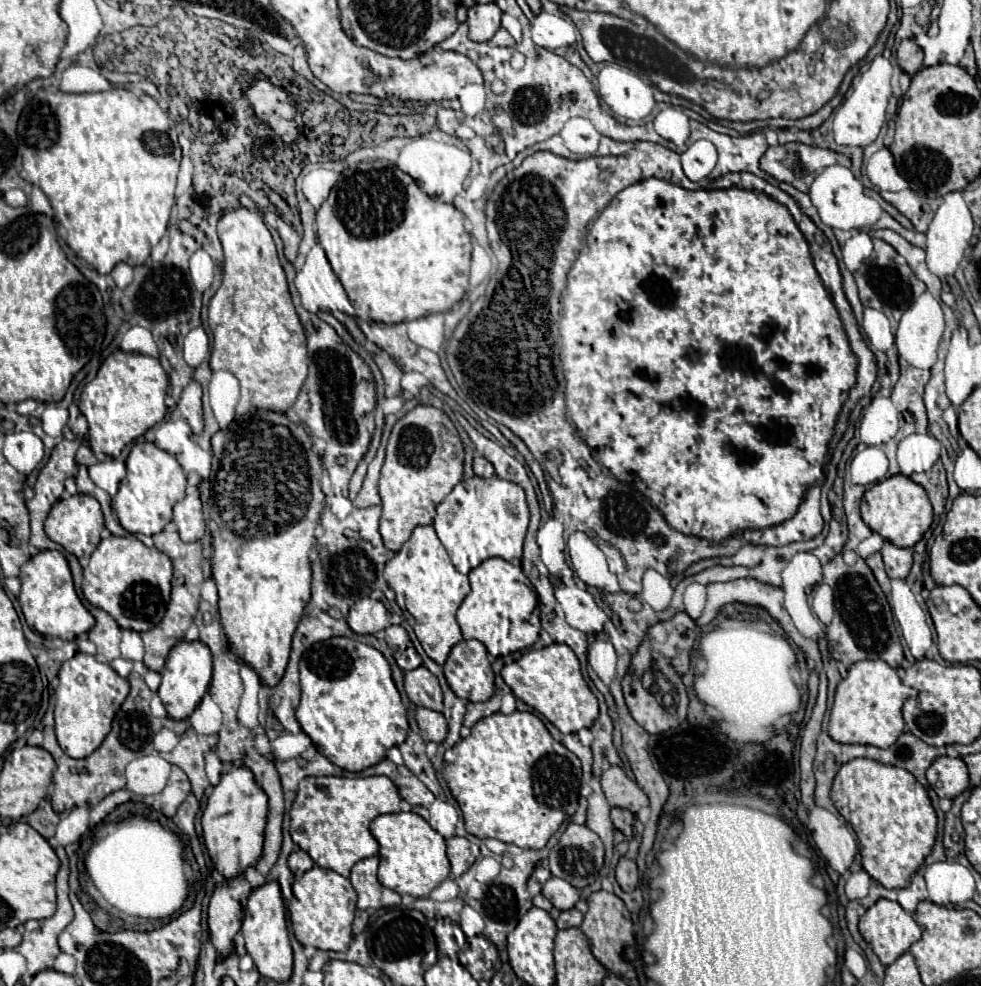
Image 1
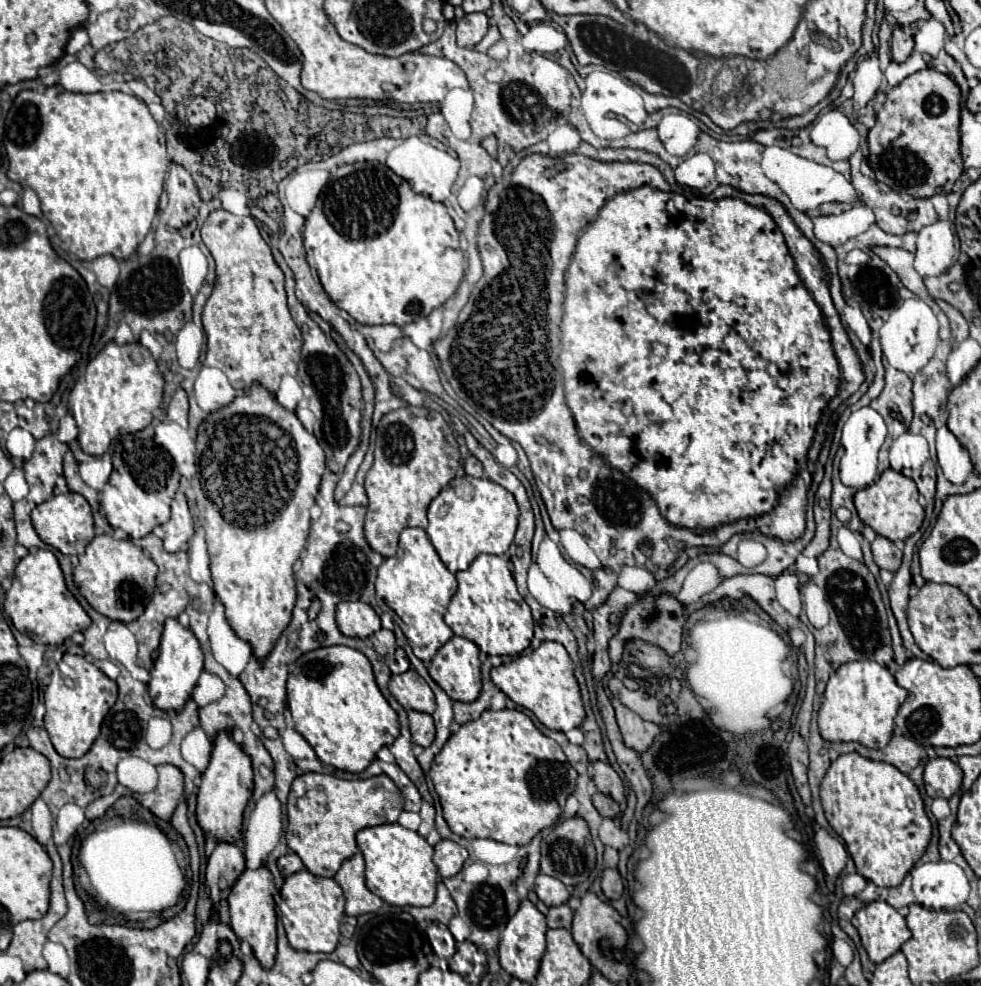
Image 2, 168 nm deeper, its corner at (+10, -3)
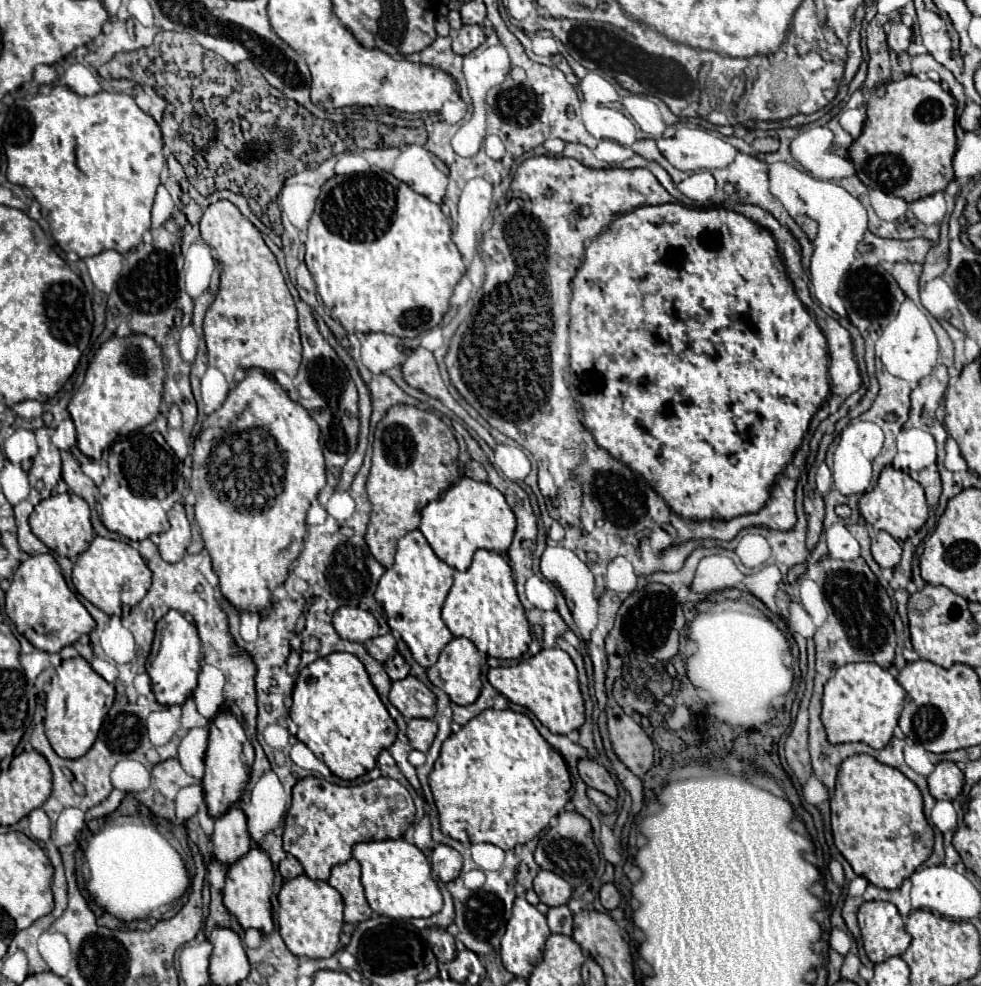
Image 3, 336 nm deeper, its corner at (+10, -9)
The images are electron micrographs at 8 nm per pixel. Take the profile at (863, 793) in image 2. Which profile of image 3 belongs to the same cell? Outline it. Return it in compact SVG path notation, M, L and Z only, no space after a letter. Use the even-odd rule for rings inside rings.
M860 753L842 761L842 767L836 777L834 795L830 799L830 810L835 846L852 865L854 873L866 877L876 887L900 889L902 881L908 879L932 853L934 831L924 817L922 795L918 787L904 773L876 761L872 755Z

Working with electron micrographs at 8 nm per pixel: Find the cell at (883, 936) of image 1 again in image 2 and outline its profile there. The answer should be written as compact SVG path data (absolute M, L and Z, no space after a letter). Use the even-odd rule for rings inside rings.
M872 901L854 913L852 925L858 929L862 945L874 963L882 963L910 939L906 919L886 901Z

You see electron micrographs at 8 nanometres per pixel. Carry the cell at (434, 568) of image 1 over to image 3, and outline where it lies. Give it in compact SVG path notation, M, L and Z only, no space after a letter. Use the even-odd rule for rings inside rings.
M416 529L398 541L396 561L386 569L376 589L376 601L382 605L390 629L402 635L414 659L426 669L438 661L440 651L454 637L440 617L440 609L452 587L452 575L454 569L436 557L424 535Z

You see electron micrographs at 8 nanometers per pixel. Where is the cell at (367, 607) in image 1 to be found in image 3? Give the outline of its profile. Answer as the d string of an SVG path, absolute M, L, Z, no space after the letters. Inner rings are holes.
M340 607L332 617L332 625L342 639L356 643L364 643L376 637L380 629L378 621L368 611L358 607Z

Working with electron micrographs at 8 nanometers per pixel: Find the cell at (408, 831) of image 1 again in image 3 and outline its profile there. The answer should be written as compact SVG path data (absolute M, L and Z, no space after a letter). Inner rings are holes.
M406 839L358 843L354 845L352 855L362 867L360 881L368 905L378 915L390 919L416 919L430 917L442 909L442 893L432 879L430 863L414 843L408 843Z

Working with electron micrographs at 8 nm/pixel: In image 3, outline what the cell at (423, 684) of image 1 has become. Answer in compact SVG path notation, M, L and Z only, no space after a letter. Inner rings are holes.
M408 675L402 681L394 681L390 689L390 703L406 717L434 717L436 703L434 693L416 677Z

